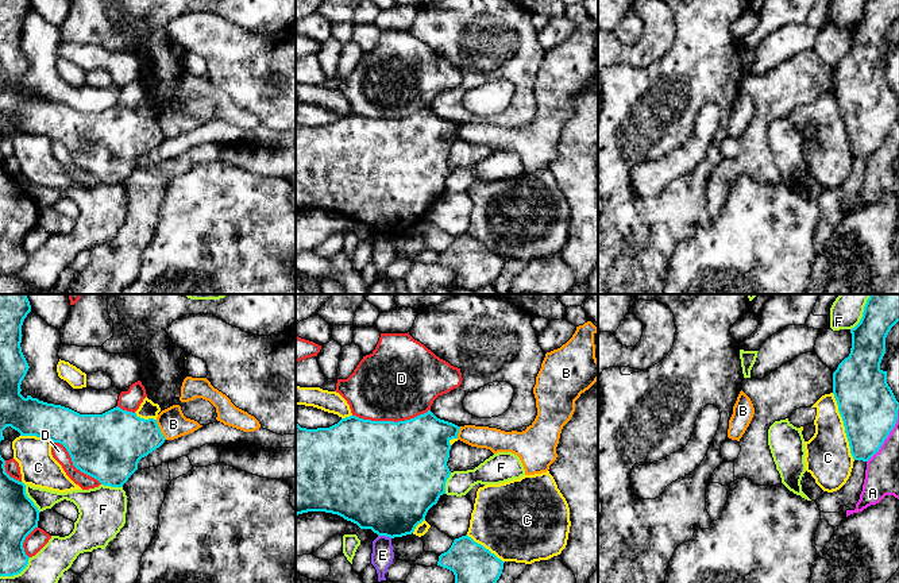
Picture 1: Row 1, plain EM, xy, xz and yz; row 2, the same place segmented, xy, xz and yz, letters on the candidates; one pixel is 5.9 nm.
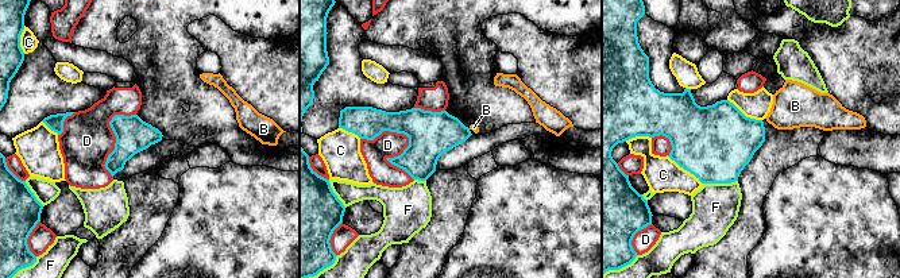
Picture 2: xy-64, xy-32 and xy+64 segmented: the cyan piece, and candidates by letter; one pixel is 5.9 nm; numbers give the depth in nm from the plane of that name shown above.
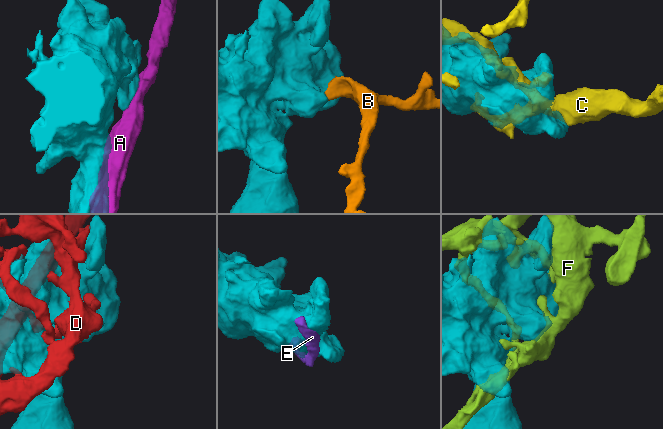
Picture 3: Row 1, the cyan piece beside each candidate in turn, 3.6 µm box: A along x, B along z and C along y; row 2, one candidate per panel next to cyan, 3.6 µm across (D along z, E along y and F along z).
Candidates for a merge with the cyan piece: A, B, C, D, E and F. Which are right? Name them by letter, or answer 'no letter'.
no letter

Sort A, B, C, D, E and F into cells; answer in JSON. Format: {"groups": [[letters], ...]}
{"groups": [["A"], ["B"], ["C", "E"], ["D"], ["F"]]}

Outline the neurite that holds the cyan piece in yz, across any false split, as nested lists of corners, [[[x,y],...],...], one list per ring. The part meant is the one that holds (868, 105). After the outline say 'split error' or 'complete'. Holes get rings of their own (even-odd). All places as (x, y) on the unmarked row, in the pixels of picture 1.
[[[867,0],[860,20],[850,27],[850,51],[833,70],[833,92],[854,158],[868,159],[879,150],[898,117],[899,100],[887,81],[887,69],[880,66],[886,35],[898,19],[899,0]]]; complete

